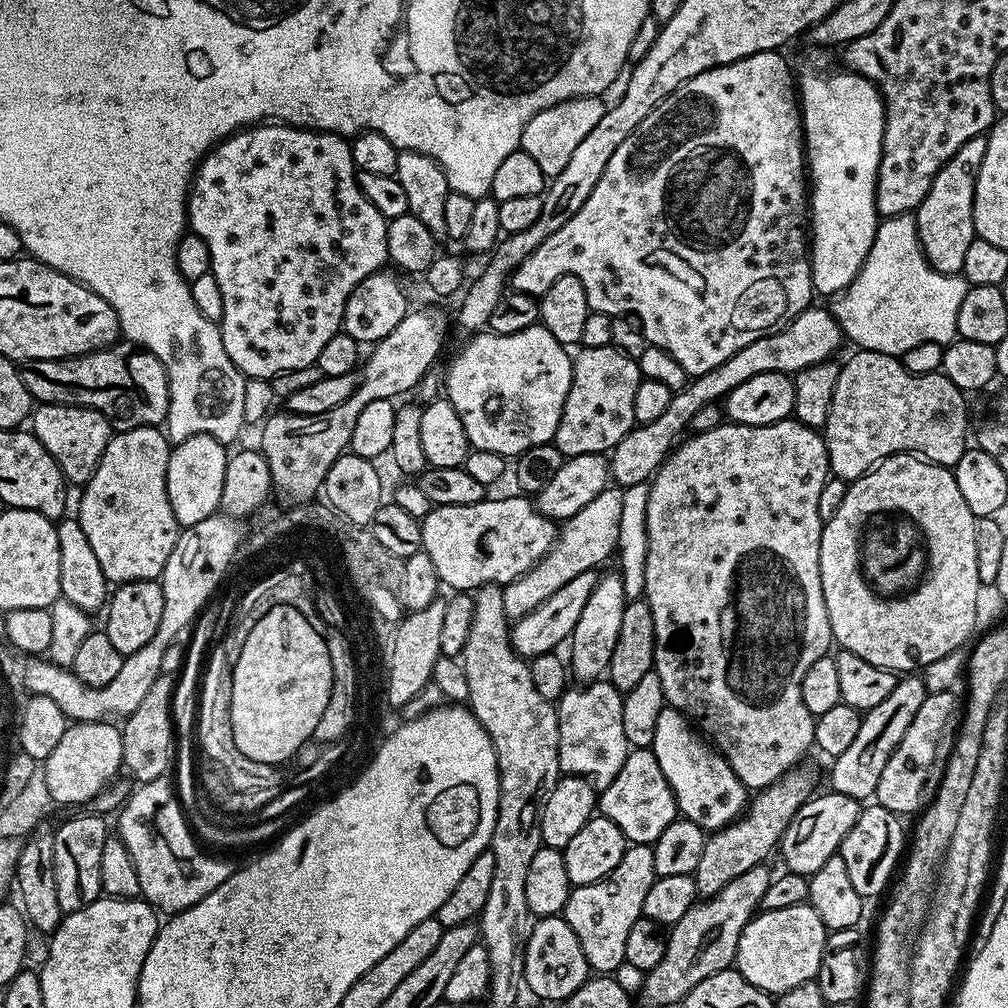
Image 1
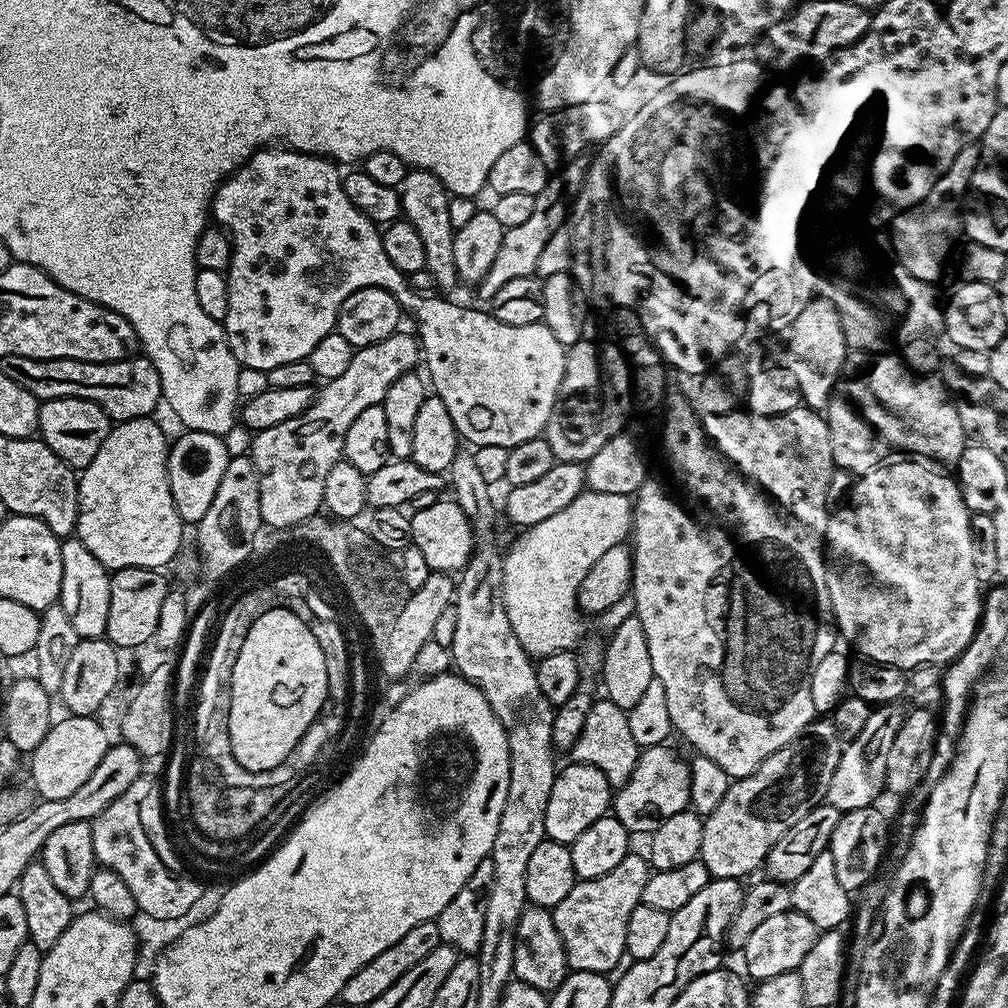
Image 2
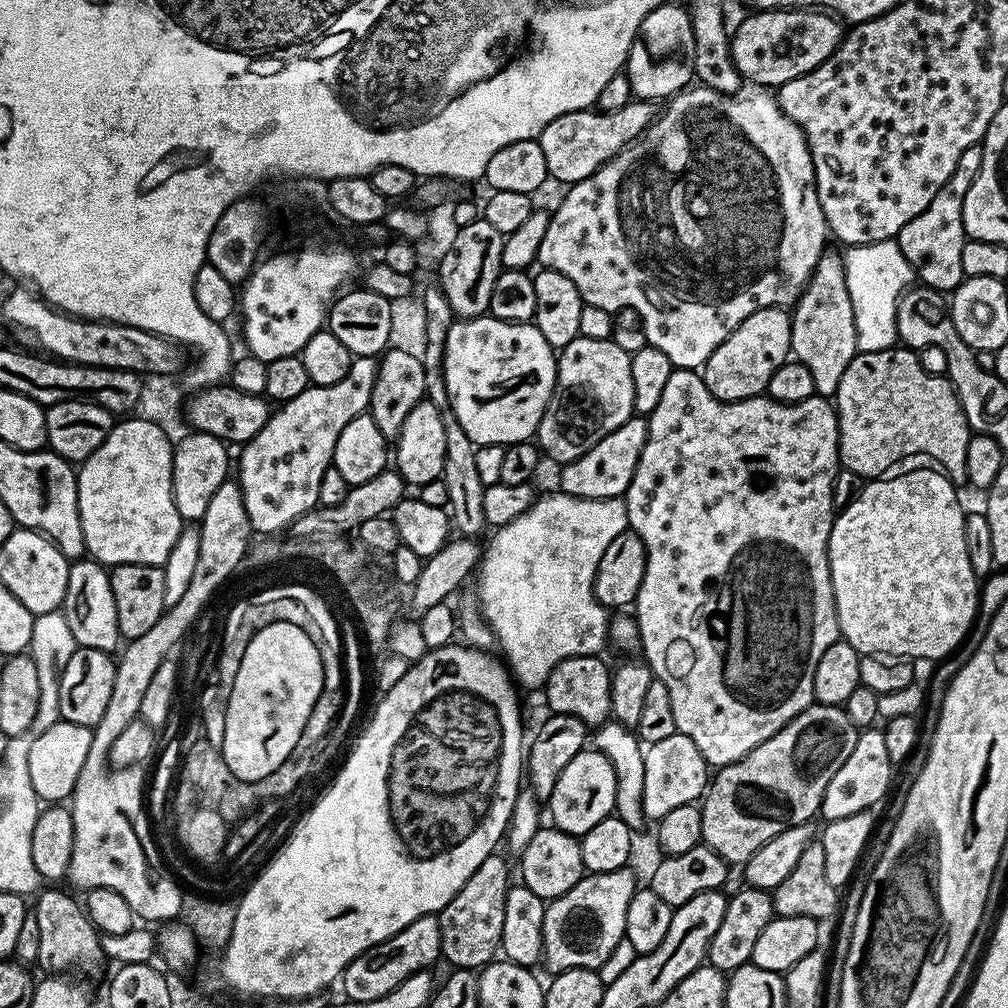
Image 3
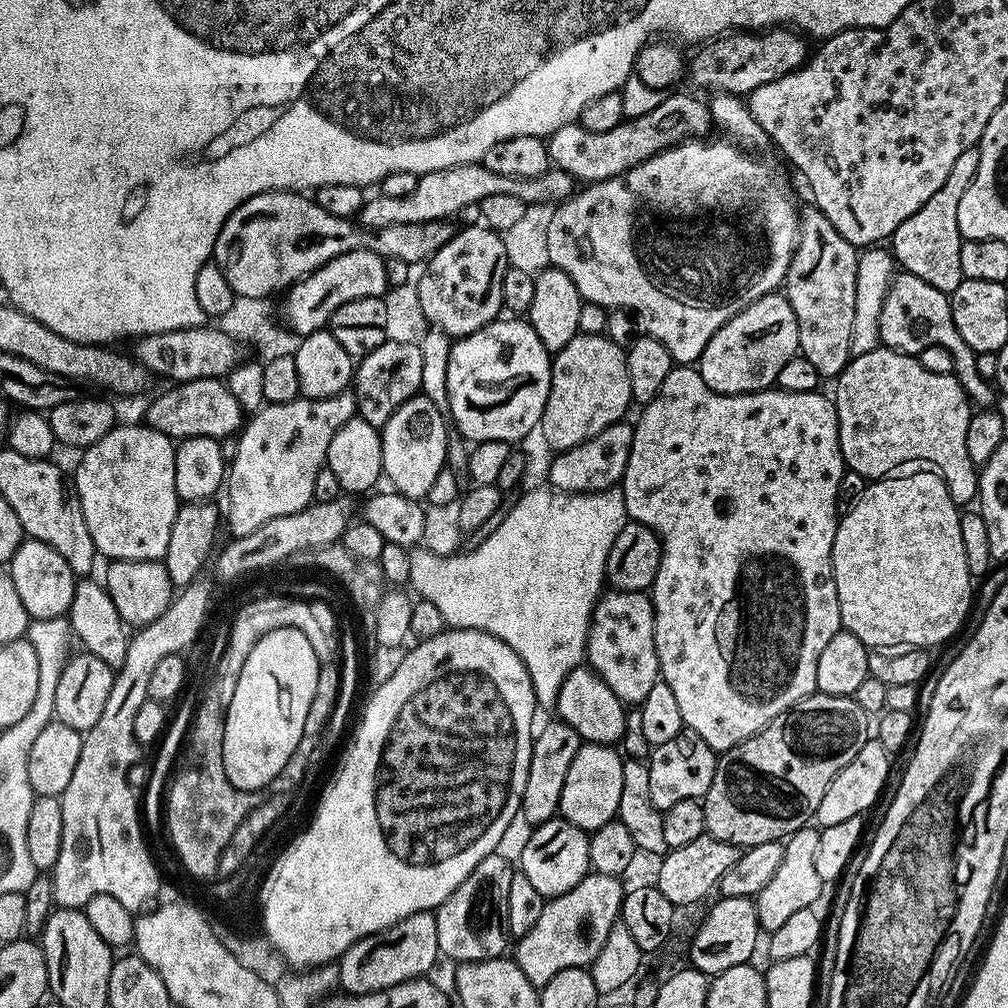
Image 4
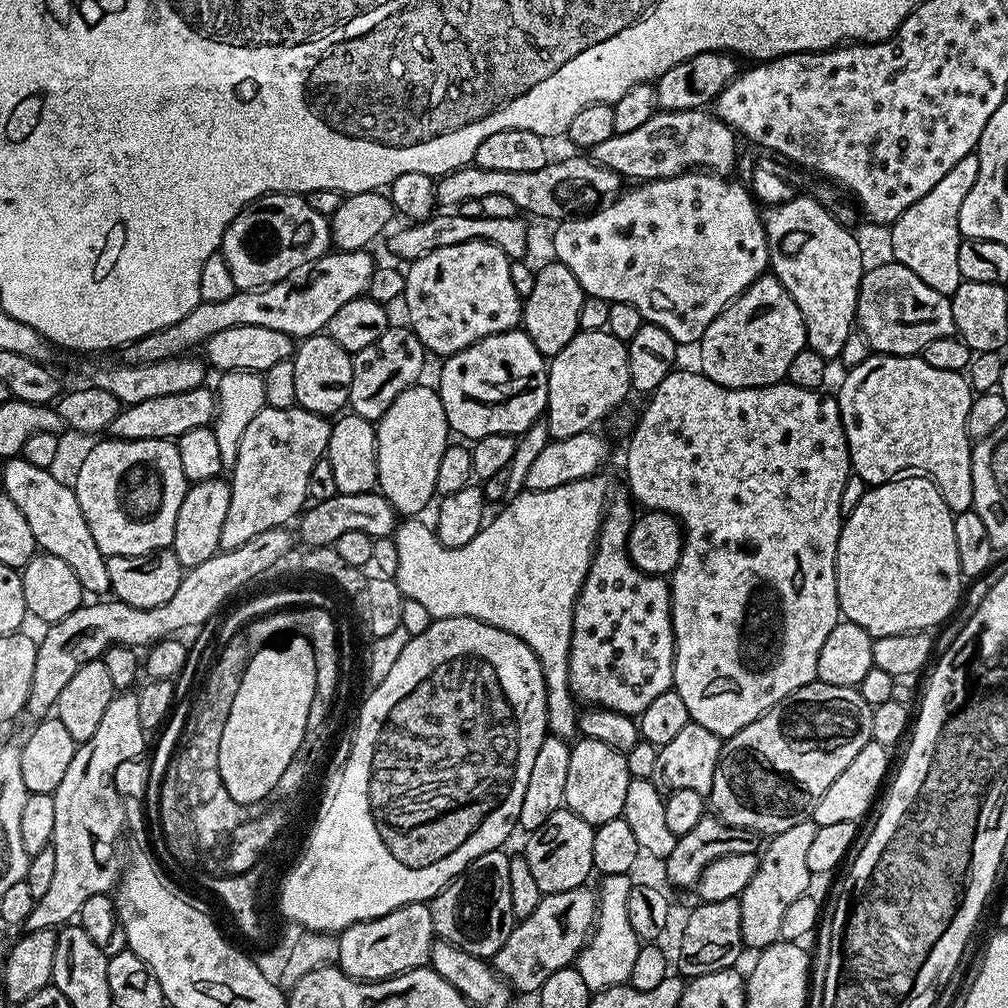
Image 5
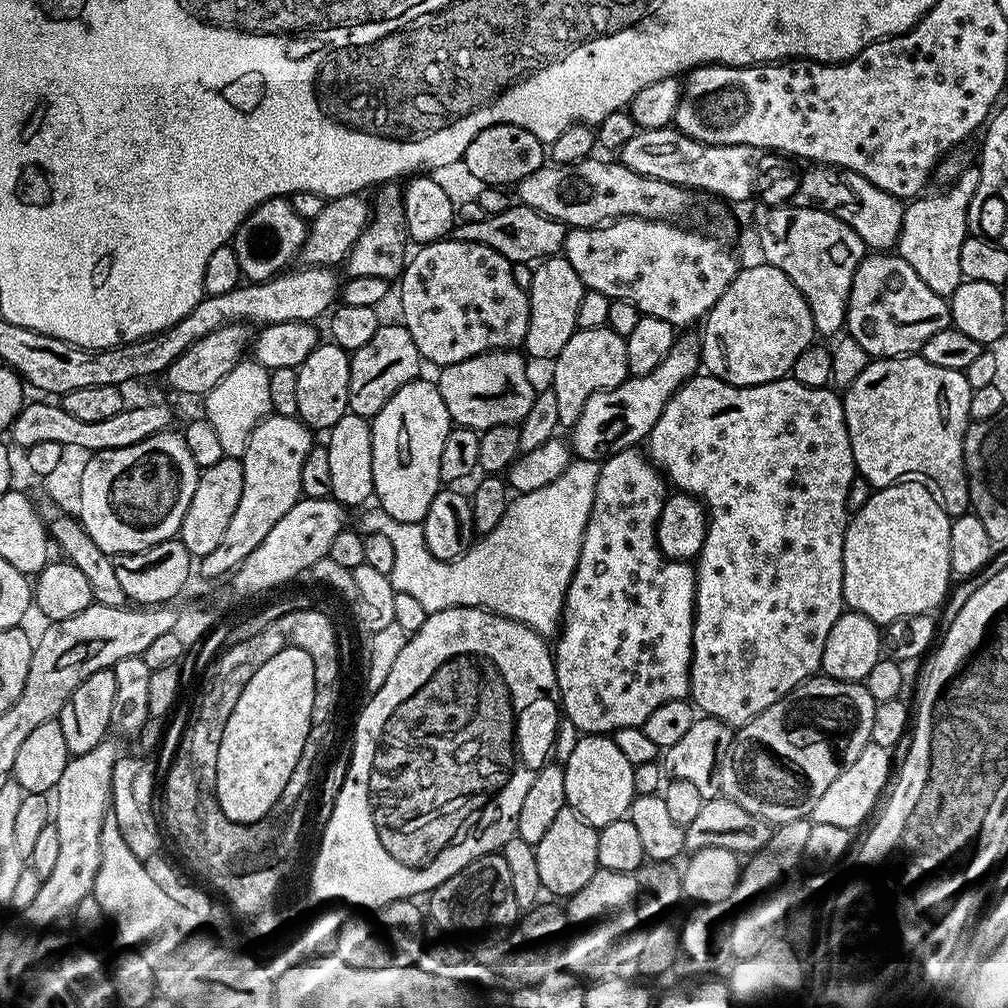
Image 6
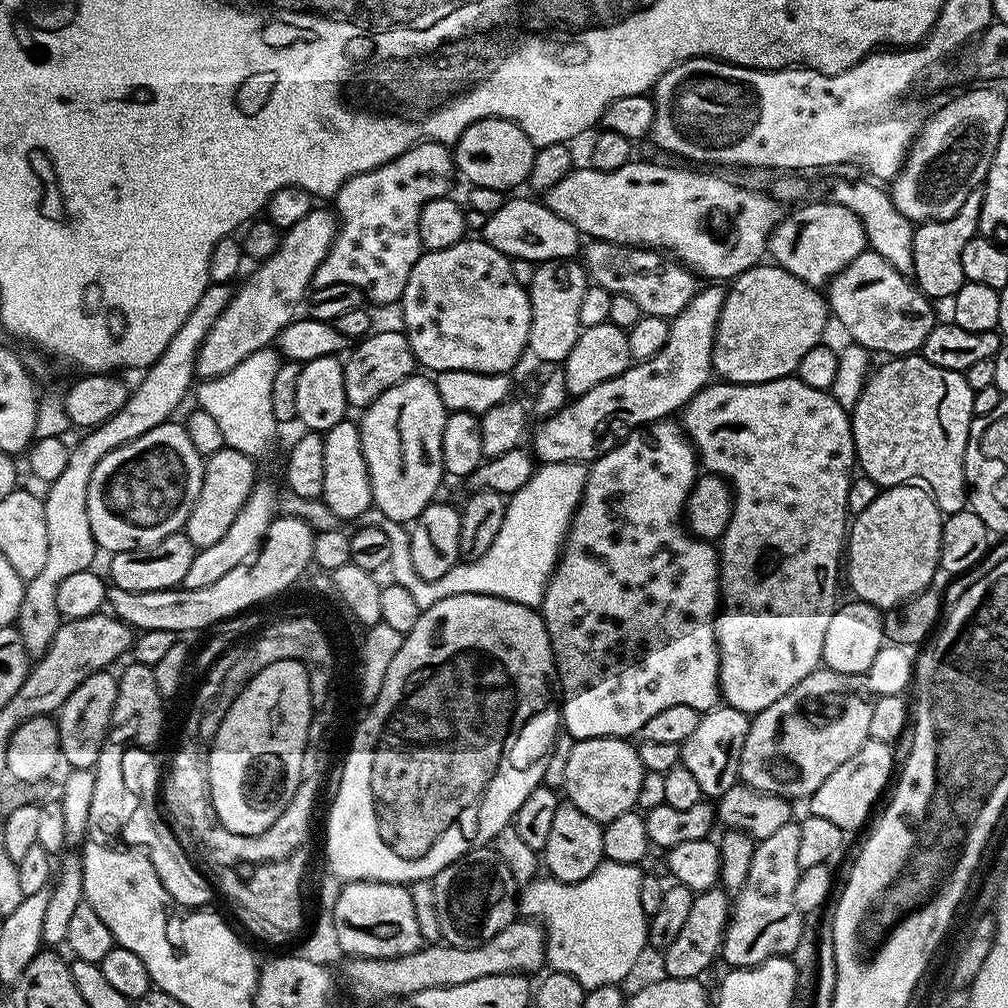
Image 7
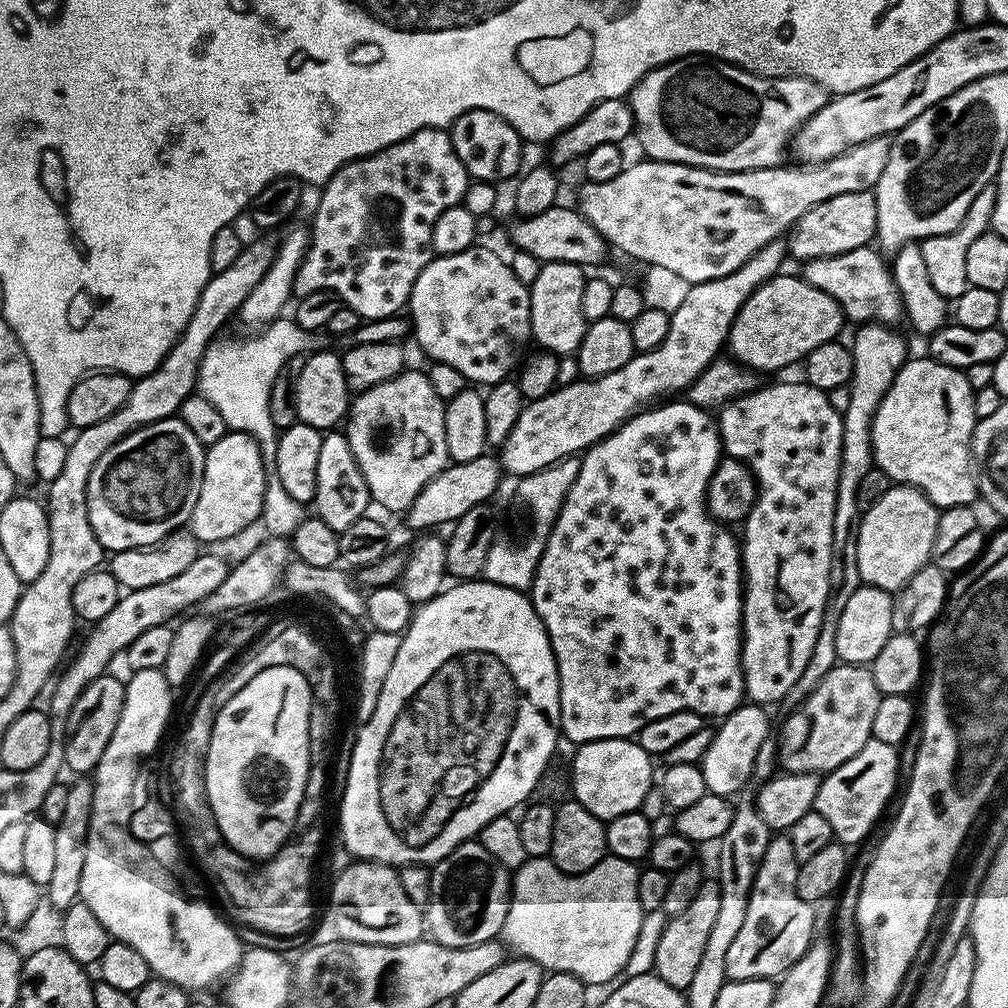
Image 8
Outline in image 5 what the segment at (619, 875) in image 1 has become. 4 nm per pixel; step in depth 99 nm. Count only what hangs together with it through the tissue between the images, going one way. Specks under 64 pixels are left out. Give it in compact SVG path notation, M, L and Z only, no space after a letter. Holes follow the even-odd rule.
M585 886L541 895L538 910L513 927L502 950L498 950L490 960L491 967L495 968L509 988L517 993L539 993L550 974L569 967L585 951L598 919L598 896L590 889Z

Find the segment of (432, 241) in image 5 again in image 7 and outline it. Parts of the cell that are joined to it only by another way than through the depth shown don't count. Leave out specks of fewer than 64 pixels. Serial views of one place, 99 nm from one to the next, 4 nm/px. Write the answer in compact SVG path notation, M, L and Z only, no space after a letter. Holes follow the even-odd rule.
M505 199L503 206L498 209L494 215L488 217L486 226L482 229L482 239L487 244L494 246L502 255L512 260L531 260L533 262L543 262L545 260L570 260L581 251L582 237L573 224L566 222L554 210L550 210L547 203L536 200L512 200Z

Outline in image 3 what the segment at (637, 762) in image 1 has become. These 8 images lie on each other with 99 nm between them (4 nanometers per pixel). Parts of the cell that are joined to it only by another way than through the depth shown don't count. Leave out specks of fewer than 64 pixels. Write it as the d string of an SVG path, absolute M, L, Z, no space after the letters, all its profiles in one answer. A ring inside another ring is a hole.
M676 731L662 742L654 742L644 748L646 778L642 789L642 810L649 821L658 822L678 806L696 804L703 797L710 783L710 766L702 758L702 750Z

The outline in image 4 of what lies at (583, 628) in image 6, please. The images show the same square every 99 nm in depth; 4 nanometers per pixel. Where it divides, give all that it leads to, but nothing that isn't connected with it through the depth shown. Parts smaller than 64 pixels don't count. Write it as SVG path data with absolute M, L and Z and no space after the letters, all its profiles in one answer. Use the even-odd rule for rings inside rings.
M608 590L596 601L588 631L587 667L600 675L602 682L618 694L625 705L638 706L650 694L650 689L661 679L658 650L654 646L654 610L651 595L642 592Z

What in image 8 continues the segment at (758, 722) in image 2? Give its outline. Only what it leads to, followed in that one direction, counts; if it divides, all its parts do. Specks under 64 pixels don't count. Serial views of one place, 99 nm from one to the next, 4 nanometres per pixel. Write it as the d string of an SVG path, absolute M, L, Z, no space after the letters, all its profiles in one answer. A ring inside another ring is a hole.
M807 382L800 384L768 384L758 386L745 396L737 396L729 400L718 412L720 443L723 451L731 459L740 460L756 480L757 493L750 514L742 522L744 536L740 540L740 563L744 565L744 618L742 621L742 643L740 646L740 665L744 671L744 690L751 703L761 706L776 704L783 696L791 693L792 687L802 678L802 670L806 670L806 662L810 662L810 654L814 650L814 642L818 642L818 634L822 626L822 618L826 610L826 598L830 590L830 558L834 546L834 510L838 494L838 478L840 477L840 459L842 458L842 430L844 417L834 406L830 406L827 392Z

